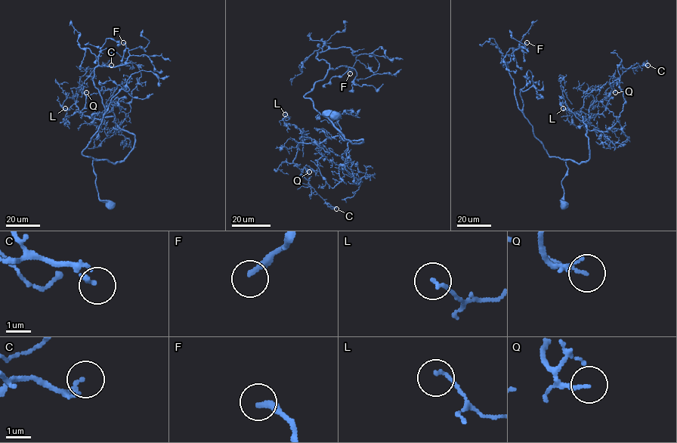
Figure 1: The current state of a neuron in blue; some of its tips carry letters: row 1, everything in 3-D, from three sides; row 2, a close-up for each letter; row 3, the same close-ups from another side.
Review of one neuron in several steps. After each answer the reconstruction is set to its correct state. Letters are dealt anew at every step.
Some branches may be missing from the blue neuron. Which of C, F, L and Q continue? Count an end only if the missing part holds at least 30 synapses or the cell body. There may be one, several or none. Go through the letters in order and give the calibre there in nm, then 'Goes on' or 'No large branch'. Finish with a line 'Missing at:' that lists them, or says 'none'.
C: Thickness 170 nm. No large branch
F: Thickness 240 nm. No large branch
L: Thickness 150 nm. No large branch
Q: Thickness 140 nm. No large branch
Missing at: none

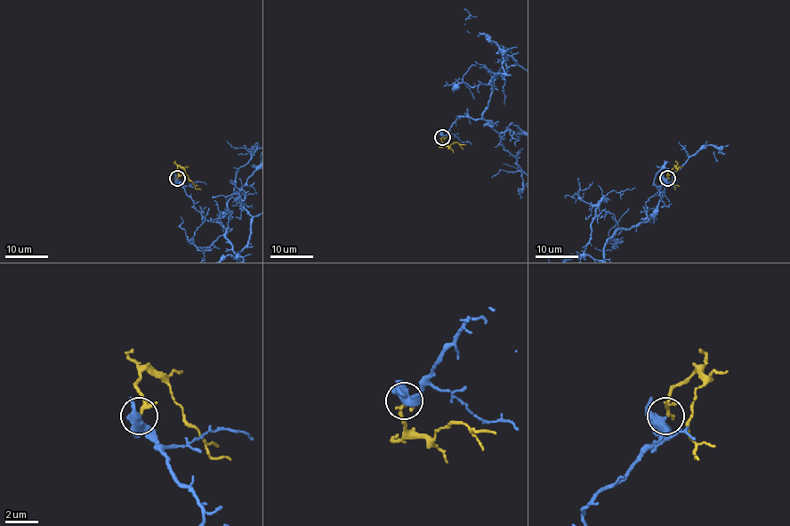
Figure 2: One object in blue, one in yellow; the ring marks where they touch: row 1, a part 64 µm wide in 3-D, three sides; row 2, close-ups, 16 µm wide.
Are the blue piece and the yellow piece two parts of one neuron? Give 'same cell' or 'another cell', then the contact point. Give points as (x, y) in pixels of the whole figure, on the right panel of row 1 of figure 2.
same cell; place (667, 178)

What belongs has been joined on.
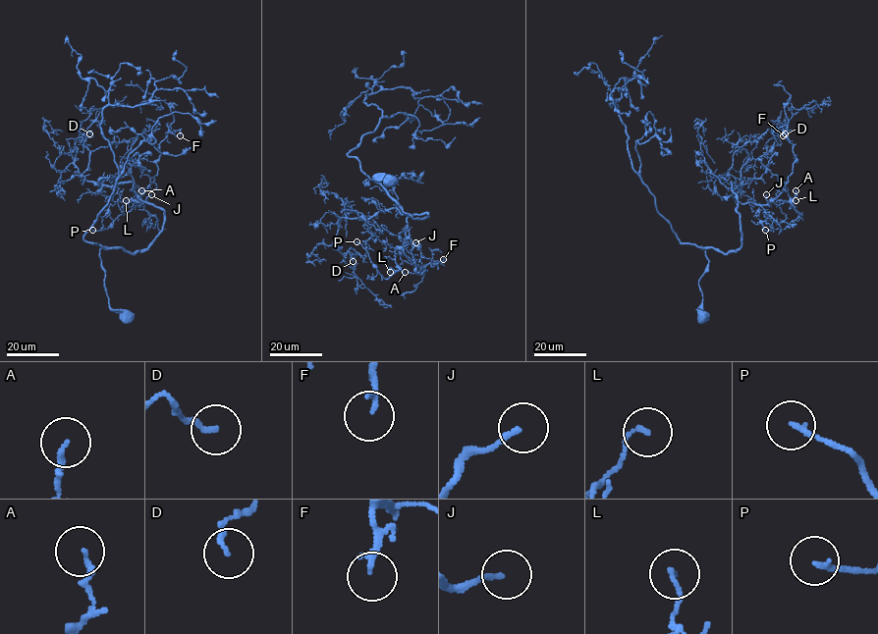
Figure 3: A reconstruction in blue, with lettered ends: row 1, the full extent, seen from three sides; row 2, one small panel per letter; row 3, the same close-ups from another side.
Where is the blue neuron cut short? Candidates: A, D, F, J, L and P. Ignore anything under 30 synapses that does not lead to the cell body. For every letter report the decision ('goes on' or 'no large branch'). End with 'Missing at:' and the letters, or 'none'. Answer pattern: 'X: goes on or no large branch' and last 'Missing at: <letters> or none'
A: no large branch
D: no large branch
F: no large branch
J: goes on
L: no large branch
P: no large branch
Missing at: J

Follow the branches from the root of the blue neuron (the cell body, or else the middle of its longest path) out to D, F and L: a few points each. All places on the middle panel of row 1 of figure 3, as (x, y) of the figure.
D: (390, 181), (363, 183), (375, 180), (405, 212), (427, 216), (395, 208), (341, 218), (333, 243), (353, 261)
F: (390, 181), (363, 183), (375, 180), (412, 218), (427, 214), (408, 218), (404, 253), (421, 273), (443, 259)
L: (390, 181), (363, 183), (375, 180), (405, 212), (427, 216), (408, 218), (399, 269), (390, 272)

